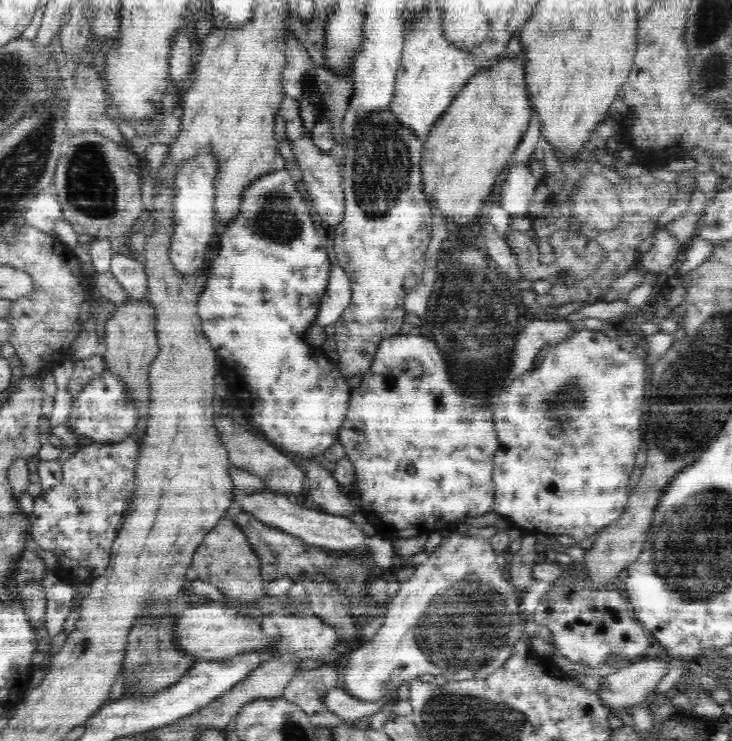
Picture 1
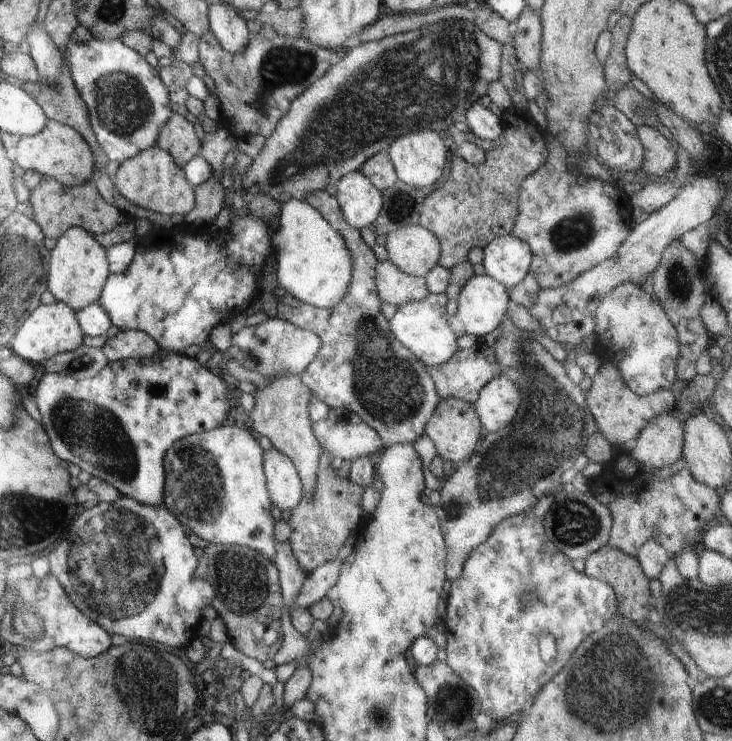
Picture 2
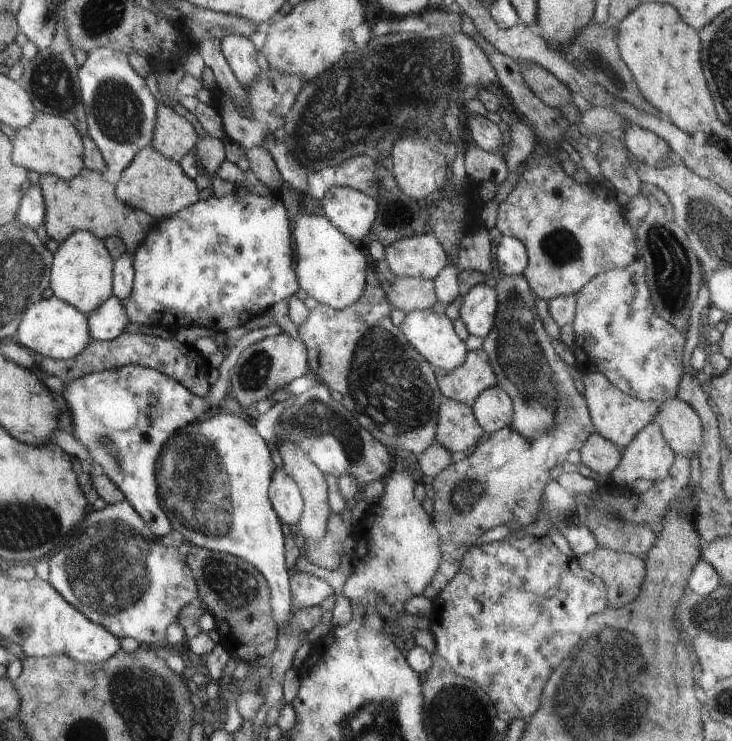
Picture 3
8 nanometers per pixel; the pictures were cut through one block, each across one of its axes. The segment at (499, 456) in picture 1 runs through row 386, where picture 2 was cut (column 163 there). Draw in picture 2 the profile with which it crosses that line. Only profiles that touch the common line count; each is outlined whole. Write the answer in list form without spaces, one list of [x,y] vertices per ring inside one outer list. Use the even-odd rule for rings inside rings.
[[[121,494],[120,498],[114,500],[114,502],[107,503],[98,501],[96,506],[92,506],[90,510],[84,510],[84,512],[78,516],[78,522],[74,522],[74,526],[72,526],[70,530],[72,530],[70,536],[64,538],[64,540],[48,554],[48,558],[50,558],[50,573],[54,574],[54,576],[62,582],[62,586],[65,587],[65,590],[68,590],[69,597],[77,605],[78,610],[81,610],[81,613],[86,615],[86,618],[98,623],[101,627],[110,631],[110,634],[120,634],[120,636],[126,636],[128,640],[140,640],[148,642],[149,644],[156,642],[160,646],[184,649],[190,644],[196,637],[196,632],[204,619],[201,610],[211,604],[215,592],[210,583],[194,580],[194,572],[196,566],[198,566],[198,560],[196,560],[194,550],[192,550],[193,547],[190,545],[190,542],[188,542],[188,538],[186,538],[184,526],[170,514],[170,511],[163,502],[156,506],[150,506]]]

